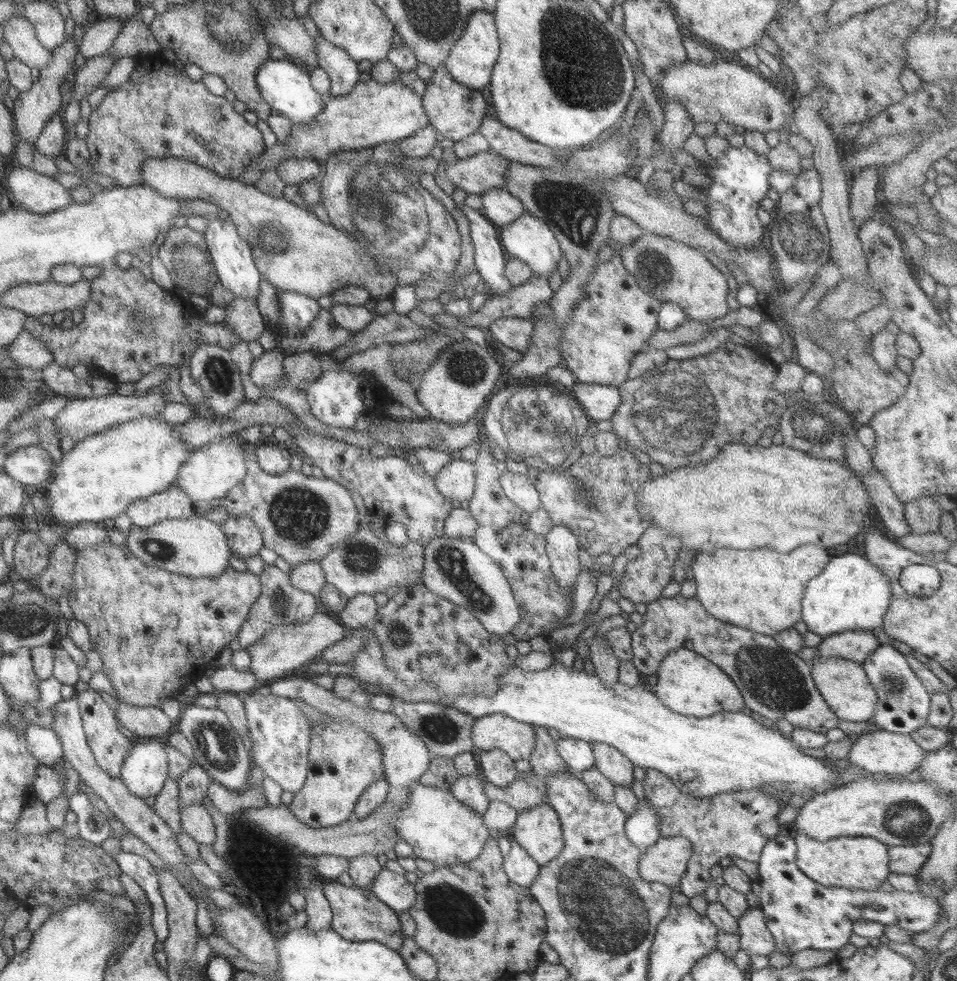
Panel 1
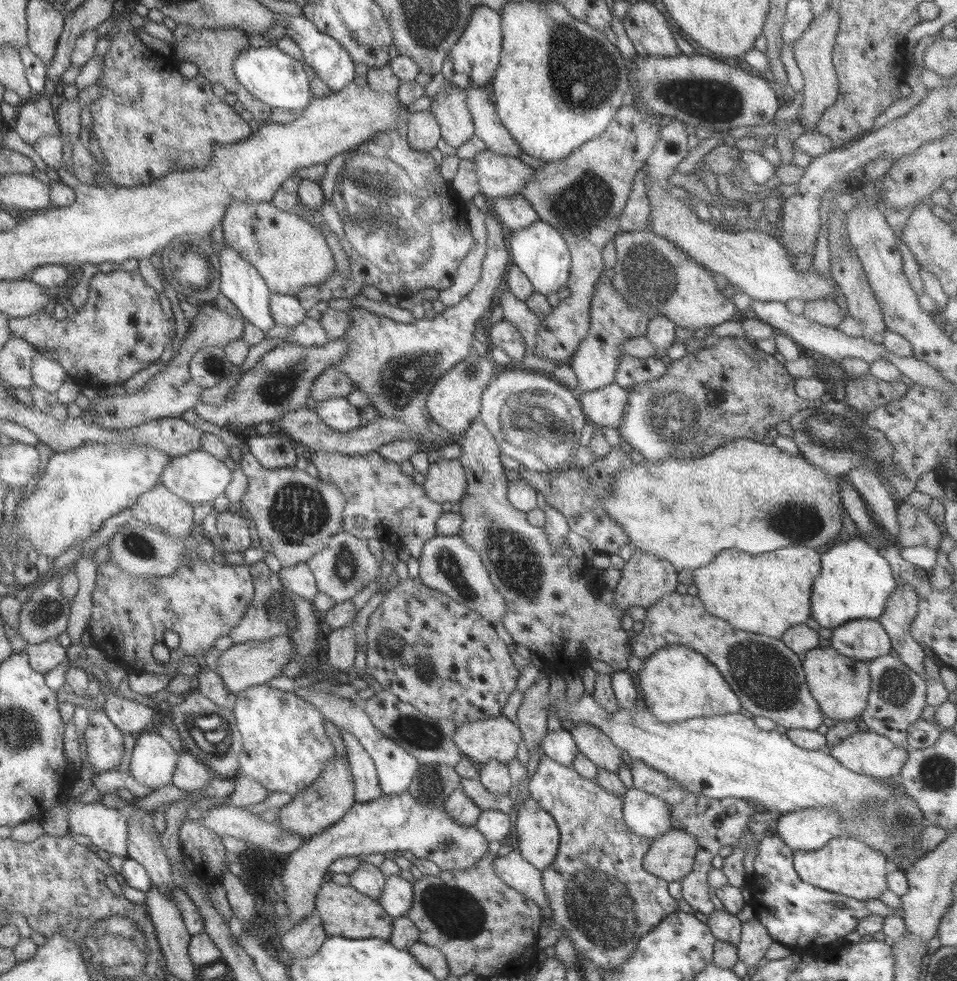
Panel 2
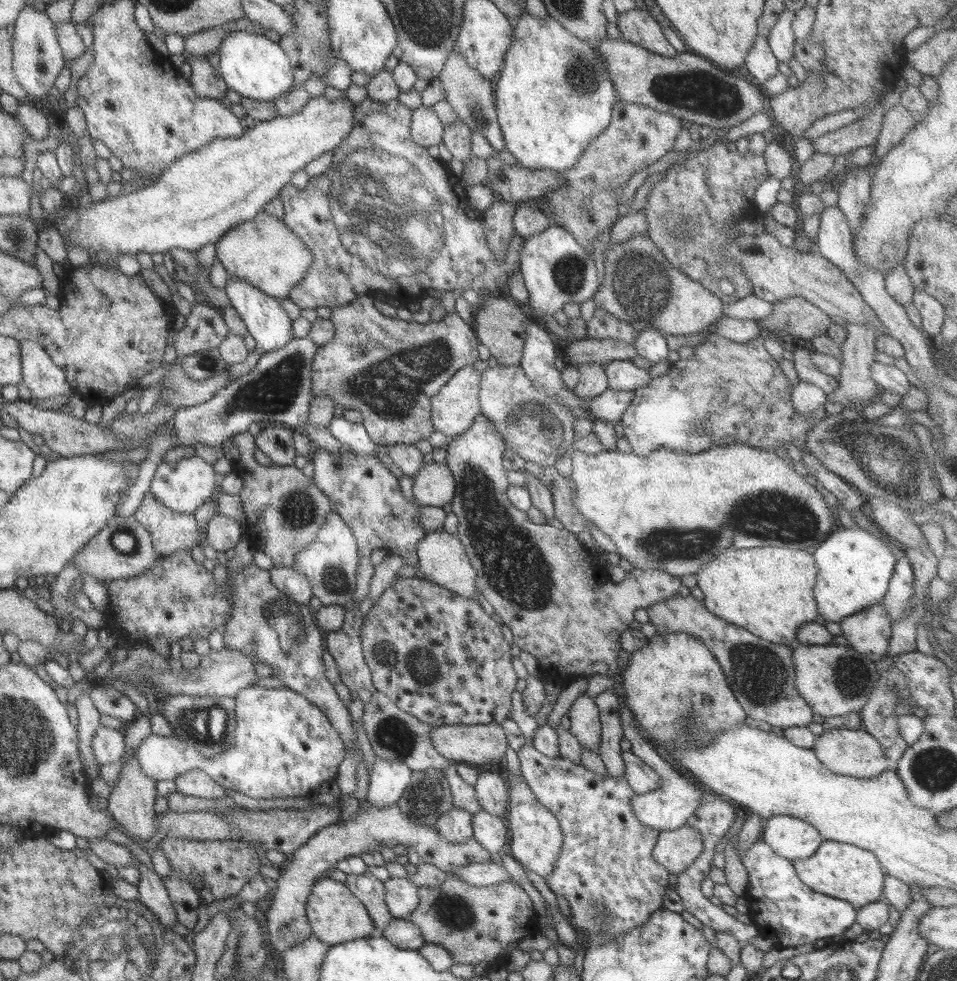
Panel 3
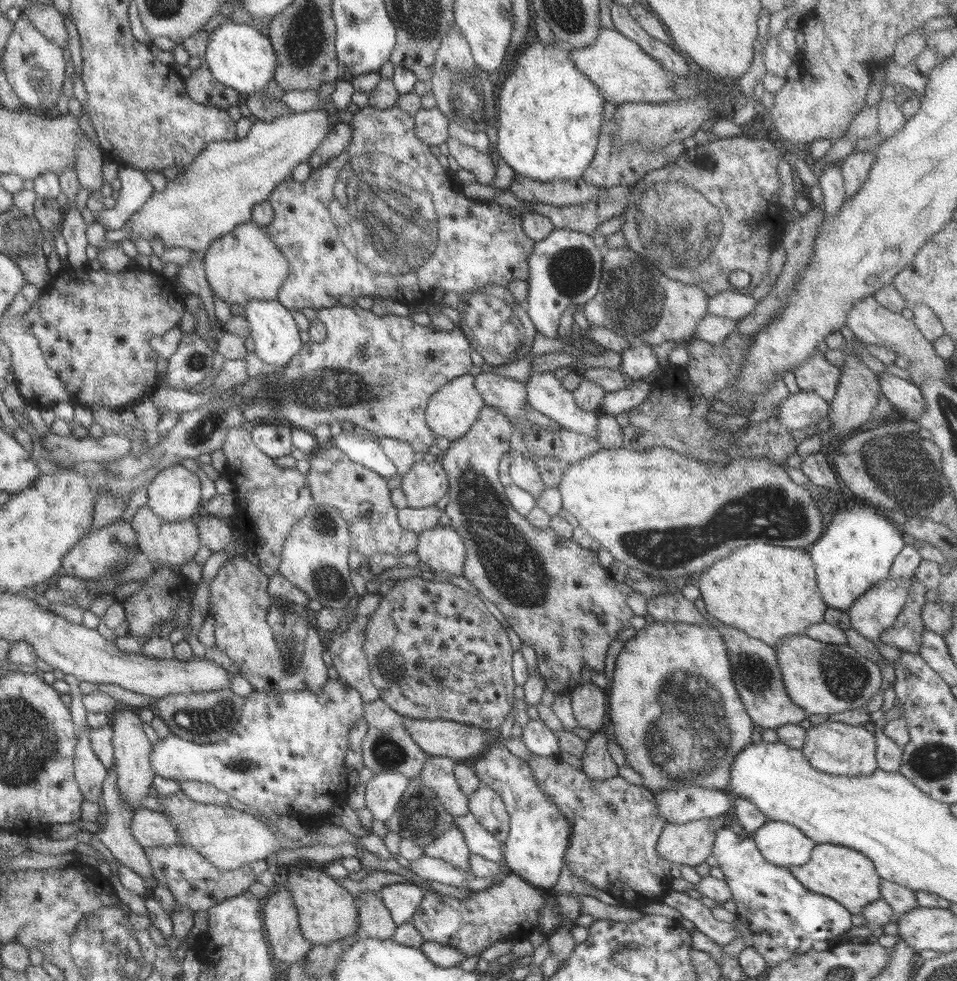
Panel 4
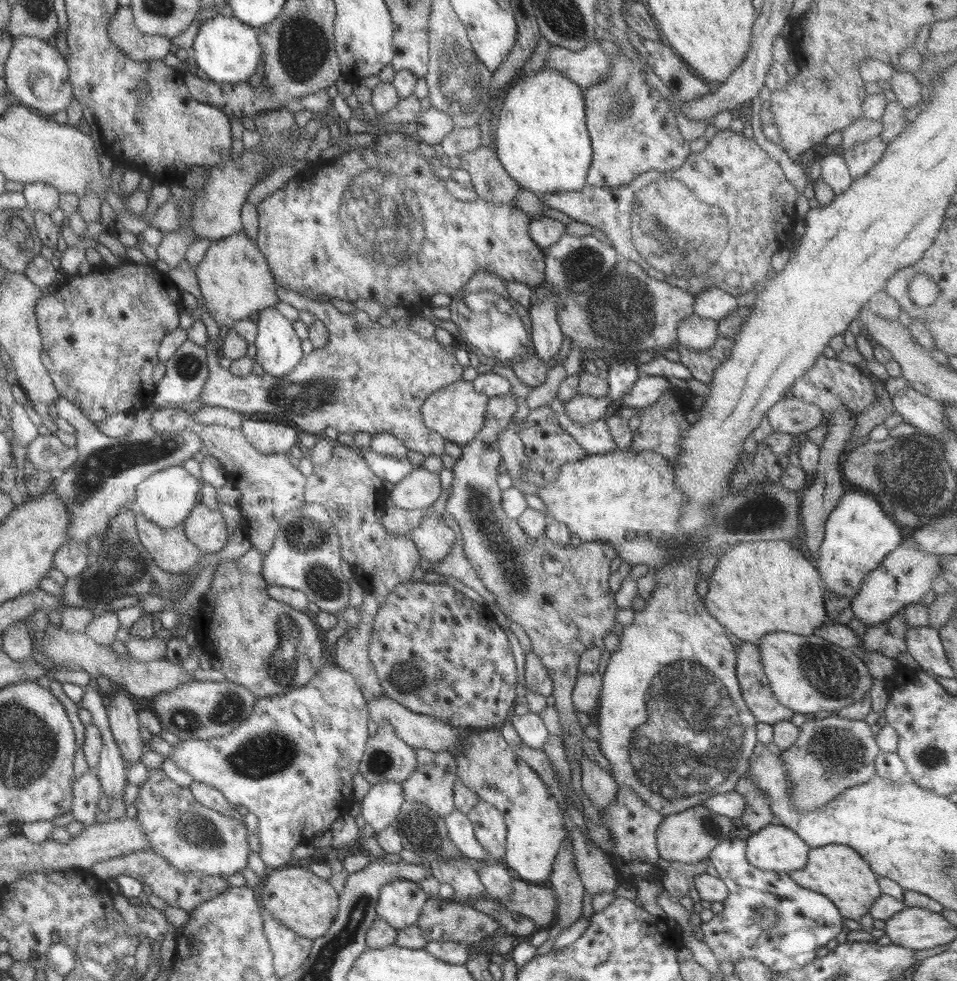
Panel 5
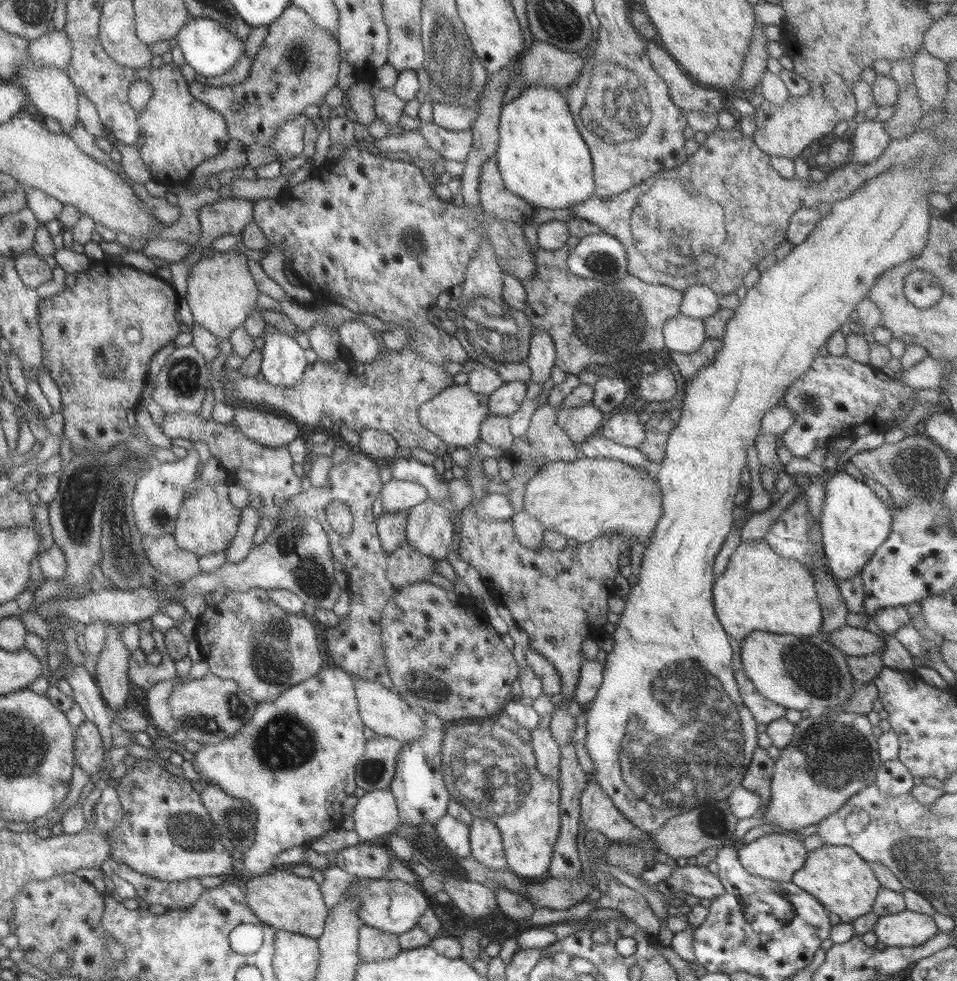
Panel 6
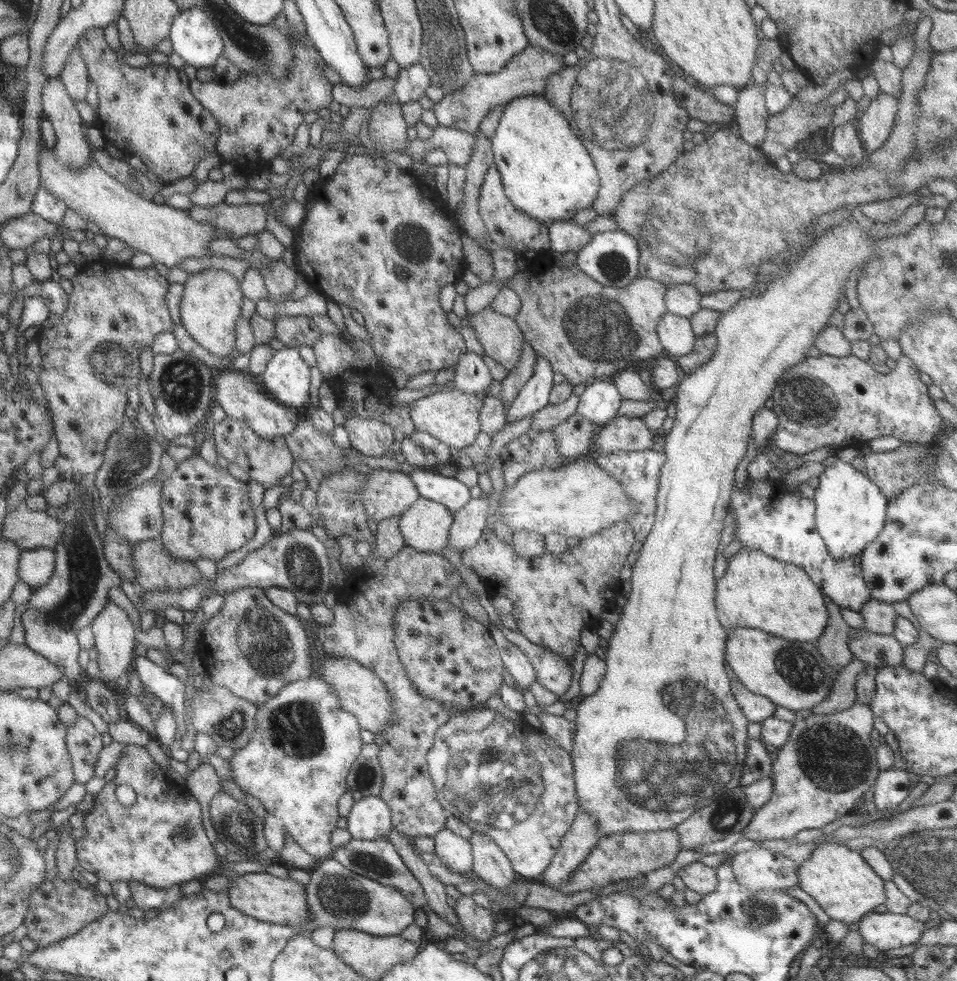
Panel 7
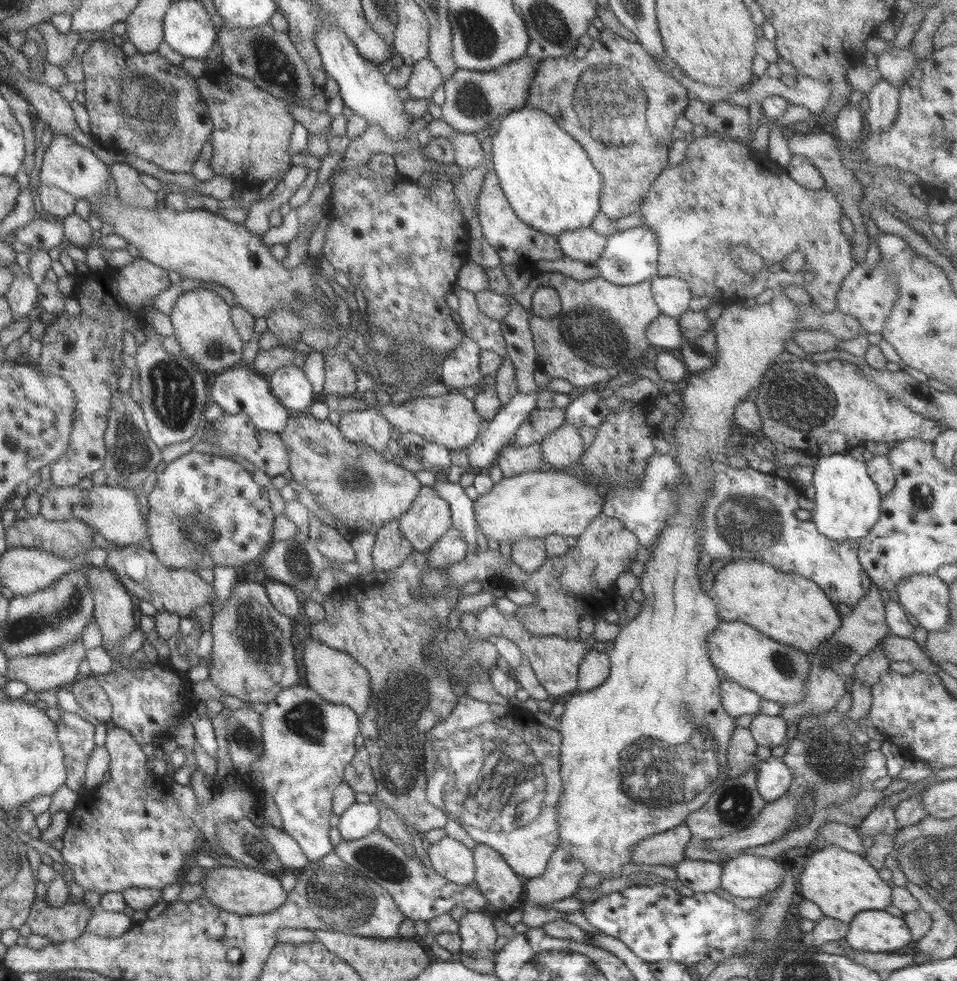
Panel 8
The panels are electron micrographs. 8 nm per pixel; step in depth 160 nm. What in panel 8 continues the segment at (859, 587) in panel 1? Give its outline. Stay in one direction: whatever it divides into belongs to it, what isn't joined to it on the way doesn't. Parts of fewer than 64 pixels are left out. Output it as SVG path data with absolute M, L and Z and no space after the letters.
M850 452L836 453L830 456L821 456L817 458L817 463L813 468L813 479L811 484L815 488L815 511L812 512L812 520L815 522L818 530L824 533L824 536L832 540L856 539L866 536L870 529L880 518L880 501L883 495L878 490L877 484L867 473L866 462L861 462L850 455Z

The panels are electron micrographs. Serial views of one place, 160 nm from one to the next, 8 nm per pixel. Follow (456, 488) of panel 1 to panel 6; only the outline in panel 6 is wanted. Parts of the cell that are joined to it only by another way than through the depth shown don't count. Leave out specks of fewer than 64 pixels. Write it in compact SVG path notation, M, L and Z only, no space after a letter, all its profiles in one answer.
M392 478L384 483L380 502L383 513L408 511L430 498L429 492L419 484Z

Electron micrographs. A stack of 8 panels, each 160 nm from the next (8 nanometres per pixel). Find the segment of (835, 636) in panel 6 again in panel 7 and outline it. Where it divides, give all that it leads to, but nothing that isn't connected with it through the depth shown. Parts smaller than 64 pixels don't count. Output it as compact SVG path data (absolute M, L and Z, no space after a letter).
M864 633L851 636L848 648L854 659L875 667L898 666L904 661L907 649L893 635Z

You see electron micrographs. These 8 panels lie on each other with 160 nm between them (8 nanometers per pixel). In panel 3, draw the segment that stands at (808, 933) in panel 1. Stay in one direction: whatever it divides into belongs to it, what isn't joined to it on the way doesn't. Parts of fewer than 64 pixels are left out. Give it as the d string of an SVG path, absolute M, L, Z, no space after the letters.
M764 841L740 852L740 862L748 871L744 896L749 902L749 917L759 936L772 940L776 949L814 944L821 938L844 934L856 922L857 909L849 902L814 892L797 875L795 866L774 853Z

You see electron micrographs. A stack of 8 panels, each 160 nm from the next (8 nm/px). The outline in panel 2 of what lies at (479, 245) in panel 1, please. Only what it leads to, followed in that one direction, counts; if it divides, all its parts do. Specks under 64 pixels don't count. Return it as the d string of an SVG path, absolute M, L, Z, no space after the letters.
M500 291L499 306L503 308L504 320L513 324L523 336L527 354L533 355L537 332L541 329L541 318L536 316L525 302L518 300L511 291Z

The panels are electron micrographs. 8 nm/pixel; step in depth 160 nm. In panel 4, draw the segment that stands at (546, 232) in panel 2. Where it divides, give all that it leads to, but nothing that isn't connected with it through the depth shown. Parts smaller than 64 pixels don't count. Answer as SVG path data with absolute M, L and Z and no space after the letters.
M555 229L544 241L535 242L534 250L528 257L528 296L524 305L536 330L546 338L560 338L558 324L564 310L571 304L577 306L586 304L598 292L598 284L600 284L600 276L602 276L604 250L598 248L594 243L593 235L567 229Z

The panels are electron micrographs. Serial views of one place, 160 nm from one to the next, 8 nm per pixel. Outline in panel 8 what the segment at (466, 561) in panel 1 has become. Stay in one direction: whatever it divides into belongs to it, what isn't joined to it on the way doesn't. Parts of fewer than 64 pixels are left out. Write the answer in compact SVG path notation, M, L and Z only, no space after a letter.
M421 486L410 510L399 519L401 533L418 552L429 548L453 527L448 502L429 486Z

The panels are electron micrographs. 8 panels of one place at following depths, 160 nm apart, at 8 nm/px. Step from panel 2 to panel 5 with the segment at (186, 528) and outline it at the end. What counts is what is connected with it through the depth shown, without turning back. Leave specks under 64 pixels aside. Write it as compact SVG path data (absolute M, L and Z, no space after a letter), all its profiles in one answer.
M136 509L140 540L150 553L153 567L175 575L192 570L204 552L188 540L182 524L164 530Z

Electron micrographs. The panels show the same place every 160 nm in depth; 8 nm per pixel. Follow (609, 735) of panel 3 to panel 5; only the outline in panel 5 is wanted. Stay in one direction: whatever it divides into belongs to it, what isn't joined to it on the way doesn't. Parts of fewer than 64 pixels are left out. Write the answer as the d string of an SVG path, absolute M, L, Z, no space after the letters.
M583 754L579 764L582 770L582 789L596 808L607 808L617 797L619 790L619 784L616 784L611 771L604 770L587 754Z

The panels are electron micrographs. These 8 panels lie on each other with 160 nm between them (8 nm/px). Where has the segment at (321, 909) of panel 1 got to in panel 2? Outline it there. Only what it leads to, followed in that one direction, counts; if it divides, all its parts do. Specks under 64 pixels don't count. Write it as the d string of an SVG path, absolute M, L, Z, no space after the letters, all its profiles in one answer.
M317 911L303 918L294 928L281 936L281 944L289 956L312 956L327 939L322 919Z

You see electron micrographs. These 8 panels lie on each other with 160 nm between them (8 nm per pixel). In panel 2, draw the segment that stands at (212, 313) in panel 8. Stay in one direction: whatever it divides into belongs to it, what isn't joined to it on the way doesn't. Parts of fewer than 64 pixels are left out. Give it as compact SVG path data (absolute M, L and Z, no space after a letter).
M235 200L225 213L222 224L224 242L228 243L228 247L236 251L244 260L255 265L260 276L270 286L271 292L296 297L303 288L313 287L324 282L336 269L334 257L328 248L323 232L317 226L312 227L312 224L308 224L308 221L297 215L295 211L284 212L283 209L276 208L276 205L271 202L251 204L251 202Z

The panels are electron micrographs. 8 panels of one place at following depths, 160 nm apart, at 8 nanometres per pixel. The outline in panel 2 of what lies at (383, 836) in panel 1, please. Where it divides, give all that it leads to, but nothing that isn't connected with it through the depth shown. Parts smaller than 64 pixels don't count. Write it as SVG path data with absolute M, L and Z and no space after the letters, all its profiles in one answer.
M228 804L212 807L204 811L199 822L221 838L222 836L234 836L234 838L239 838L243 842L250 842L251 844L265 847L269 846L271 851L280 855L290 855L294 850L298 850L302 841L306 840L306 838L301 838L297 834L289 834L289 832L286 834L281 825L277 824L277 820L272 824L267 823L262 818L262 815L254 815L254 813L250 813L245 808L234 807Z

